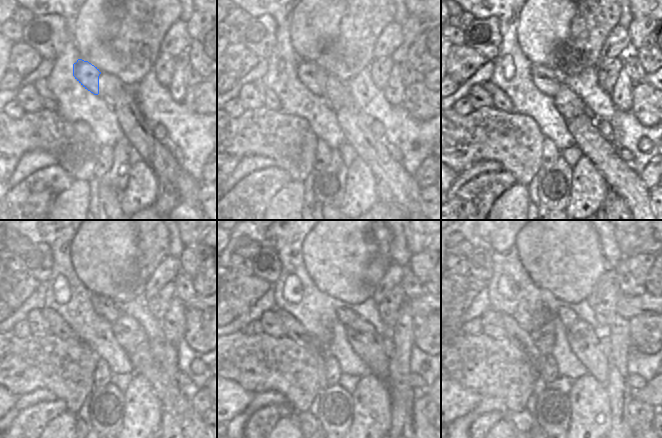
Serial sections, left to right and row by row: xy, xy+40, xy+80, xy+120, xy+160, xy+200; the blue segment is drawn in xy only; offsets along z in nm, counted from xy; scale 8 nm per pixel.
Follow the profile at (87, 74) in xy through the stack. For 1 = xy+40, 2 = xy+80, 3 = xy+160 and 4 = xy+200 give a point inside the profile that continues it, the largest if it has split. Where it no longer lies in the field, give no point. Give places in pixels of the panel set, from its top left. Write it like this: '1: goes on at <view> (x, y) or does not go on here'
1: goes on at xy+40 (309, 73)
2: goes on at xy+80 (547, 79)
3: goes on at xy+160 (337, 310)
4: goes on at xy+200 (563, 310)

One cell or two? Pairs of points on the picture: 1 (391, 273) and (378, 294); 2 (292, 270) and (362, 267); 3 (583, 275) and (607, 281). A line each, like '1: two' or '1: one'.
1: one
2: two
3: two

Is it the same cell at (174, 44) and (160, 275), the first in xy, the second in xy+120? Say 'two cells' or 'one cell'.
one cell

